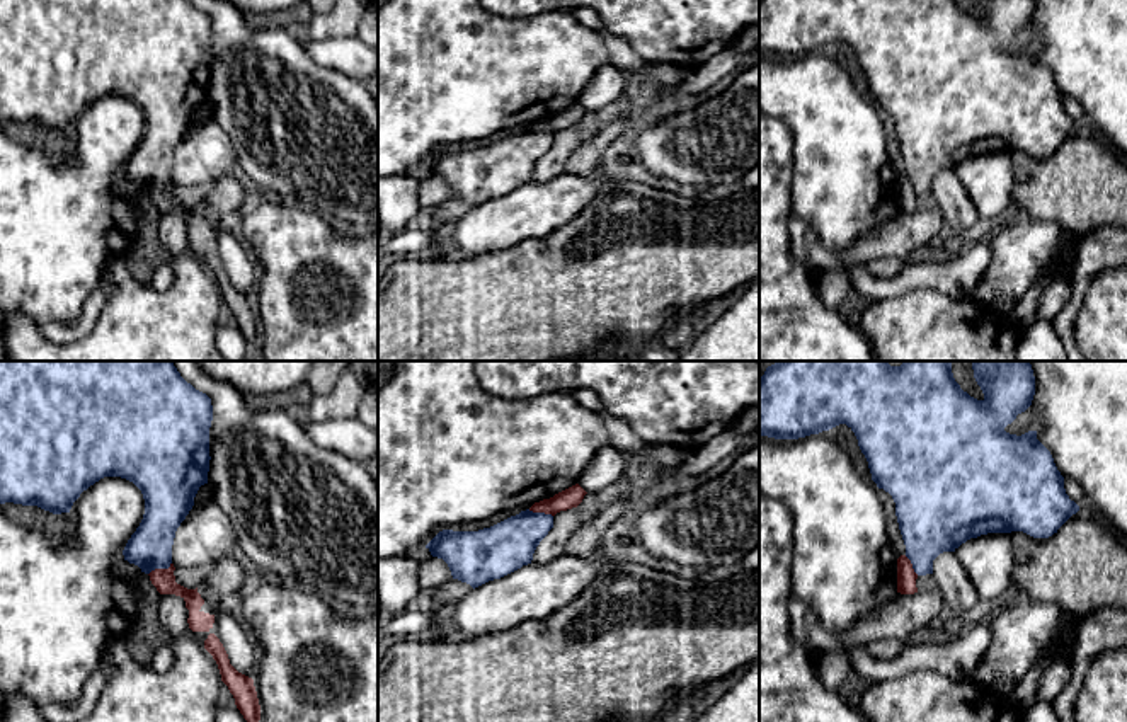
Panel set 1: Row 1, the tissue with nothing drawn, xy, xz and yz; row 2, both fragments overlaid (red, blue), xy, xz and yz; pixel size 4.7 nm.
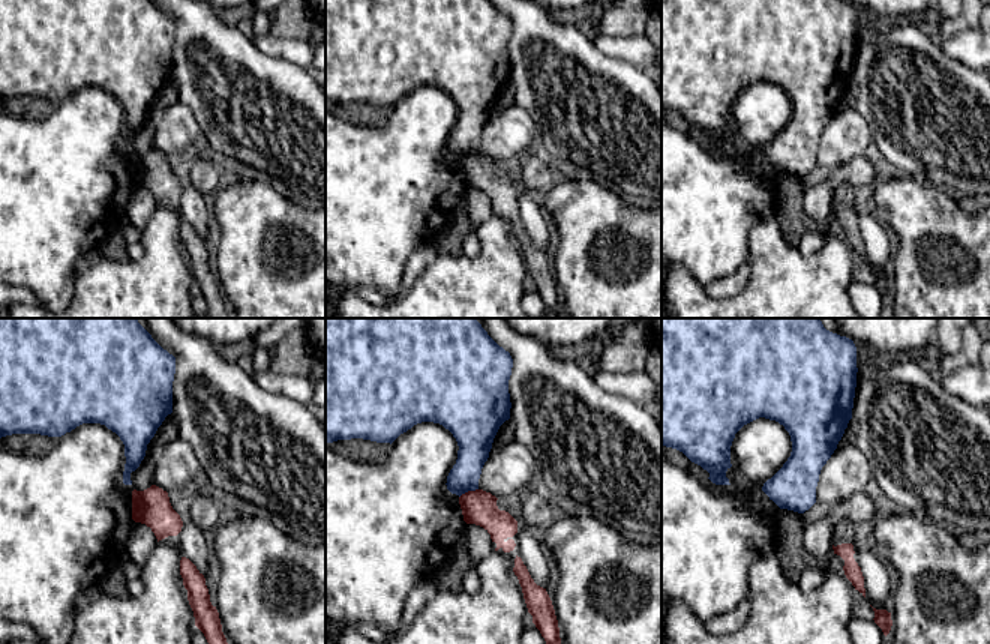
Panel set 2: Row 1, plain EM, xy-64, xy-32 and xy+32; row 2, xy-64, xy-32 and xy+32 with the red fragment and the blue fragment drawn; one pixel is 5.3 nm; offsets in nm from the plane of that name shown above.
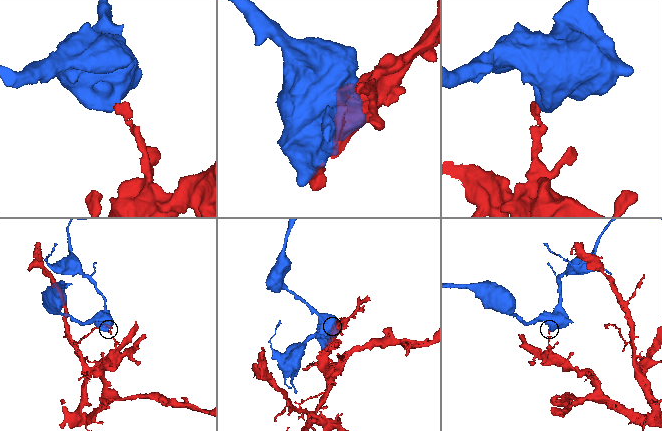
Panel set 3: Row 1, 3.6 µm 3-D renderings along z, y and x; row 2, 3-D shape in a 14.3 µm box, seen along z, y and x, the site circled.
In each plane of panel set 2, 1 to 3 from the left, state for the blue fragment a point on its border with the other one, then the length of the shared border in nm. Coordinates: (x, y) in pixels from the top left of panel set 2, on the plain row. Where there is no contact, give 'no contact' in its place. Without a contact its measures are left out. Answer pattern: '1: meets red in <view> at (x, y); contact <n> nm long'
1: no contact
2: meets red in xy-32 at (468, 155); contact 120 nm long
3: no contact

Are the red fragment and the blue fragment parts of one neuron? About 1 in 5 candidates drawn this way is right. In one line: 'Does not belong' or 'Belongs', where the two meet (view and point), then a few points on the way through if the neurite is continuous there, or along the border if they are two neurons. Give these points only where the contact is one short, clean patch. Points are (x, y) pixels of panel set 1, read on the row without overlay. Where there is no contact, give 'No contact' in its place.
Does not belong. Touches red at xy (160, 188). Boundary: xy (171, 181), (167, 186), (154, 188), (148, 193)

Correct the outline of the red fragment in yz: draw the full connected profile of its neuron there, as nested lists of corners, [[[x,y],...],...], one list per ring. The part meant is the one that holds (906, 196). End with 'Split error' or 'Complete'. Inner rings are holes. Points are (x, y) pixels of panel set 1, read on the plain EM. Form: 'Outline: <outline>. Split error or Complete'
Outline: [[[906,174],[897,177],[897,211],[901,213],[914,213],[918,192],[912,187],[911,179]]]. Complete

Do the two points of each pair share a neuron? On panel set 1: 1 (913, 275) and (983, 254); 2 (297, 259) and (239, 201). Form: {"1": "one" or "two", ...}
{"1": "one", "2": "two"}

